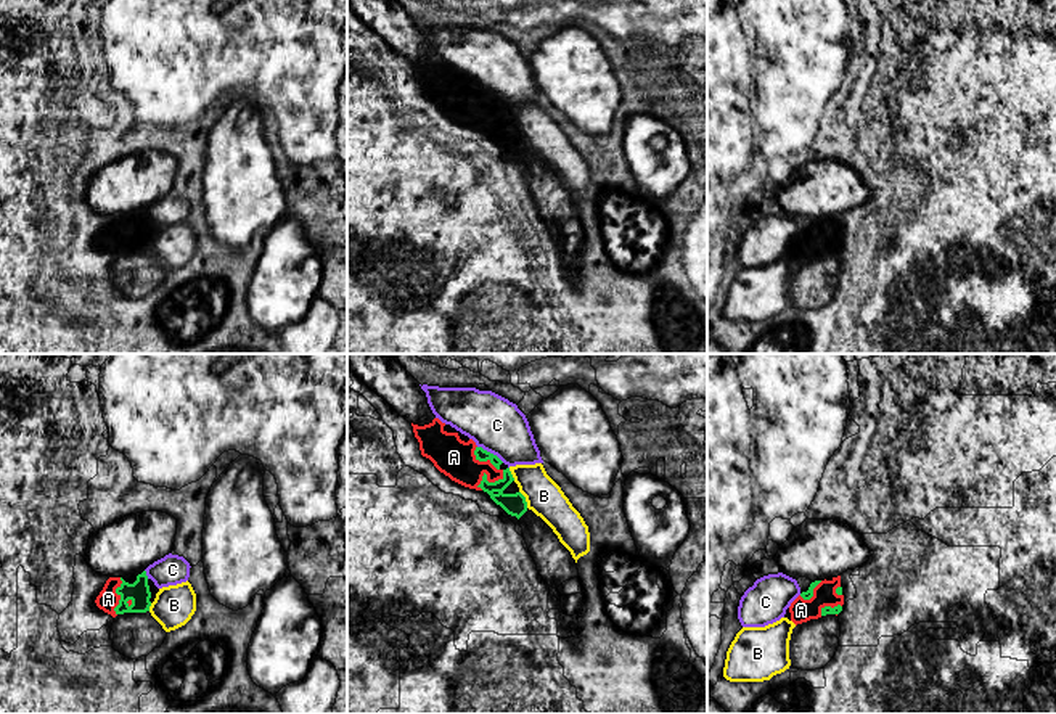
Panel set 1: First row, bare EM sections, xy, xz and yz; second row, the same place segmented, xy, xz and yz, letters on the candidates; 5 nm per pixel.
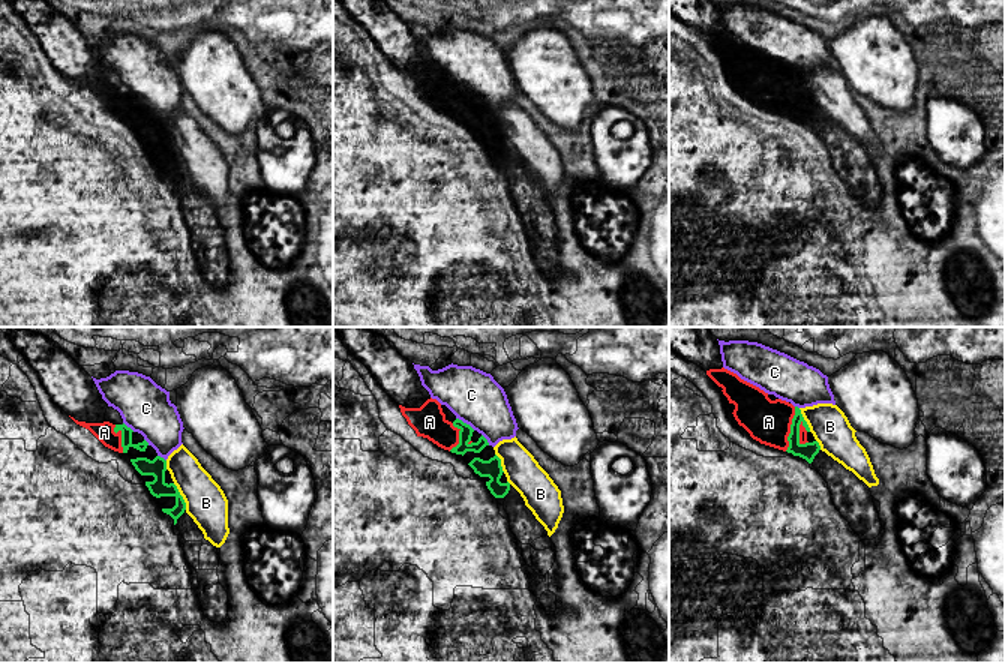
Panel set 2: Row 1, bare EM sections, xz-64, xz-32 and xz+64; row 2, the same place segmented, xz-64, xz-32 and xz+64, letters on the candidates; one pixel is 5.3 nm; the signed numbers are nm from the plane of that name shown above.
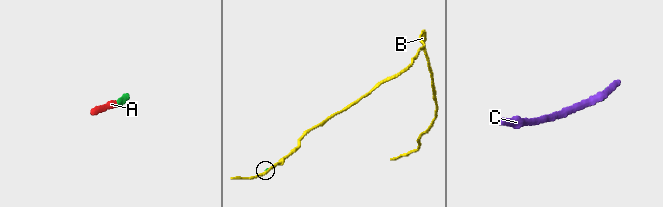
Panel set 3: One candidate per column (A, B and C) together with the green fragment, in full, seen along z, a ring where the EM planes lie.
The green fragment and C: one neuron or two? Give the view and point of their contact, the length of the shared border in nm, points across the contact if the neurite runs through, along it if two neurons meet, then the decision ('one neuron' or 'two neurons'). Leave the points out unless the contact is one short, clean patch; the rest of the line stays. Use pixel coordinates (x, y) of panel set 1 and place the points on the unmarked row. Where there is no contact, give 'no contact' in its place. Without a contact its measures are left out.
xz (489, 92) | 160 nm | two neurons

